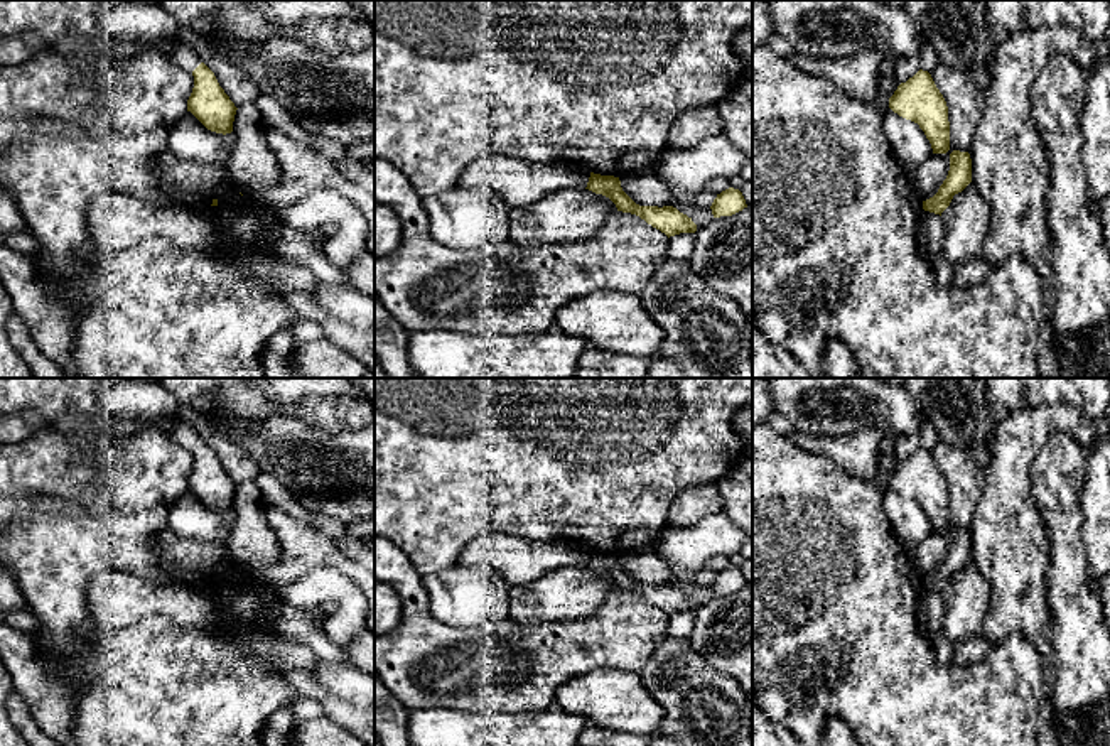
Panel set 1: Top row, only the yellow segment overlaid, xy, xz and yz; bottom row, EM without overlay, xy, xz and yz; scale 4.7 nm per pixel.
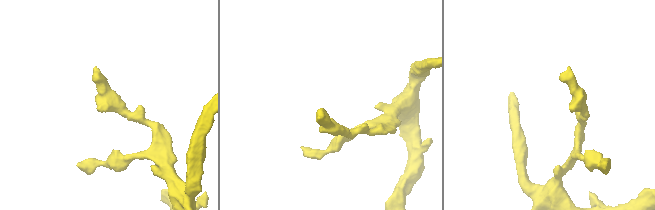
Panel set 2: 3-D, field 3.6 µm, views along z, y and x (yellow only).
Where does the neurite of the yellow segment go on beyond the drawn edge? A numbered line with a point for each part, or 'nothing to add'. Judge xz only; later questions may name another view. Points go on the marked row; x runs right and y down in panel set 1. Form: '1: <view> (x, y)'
nothing to add

